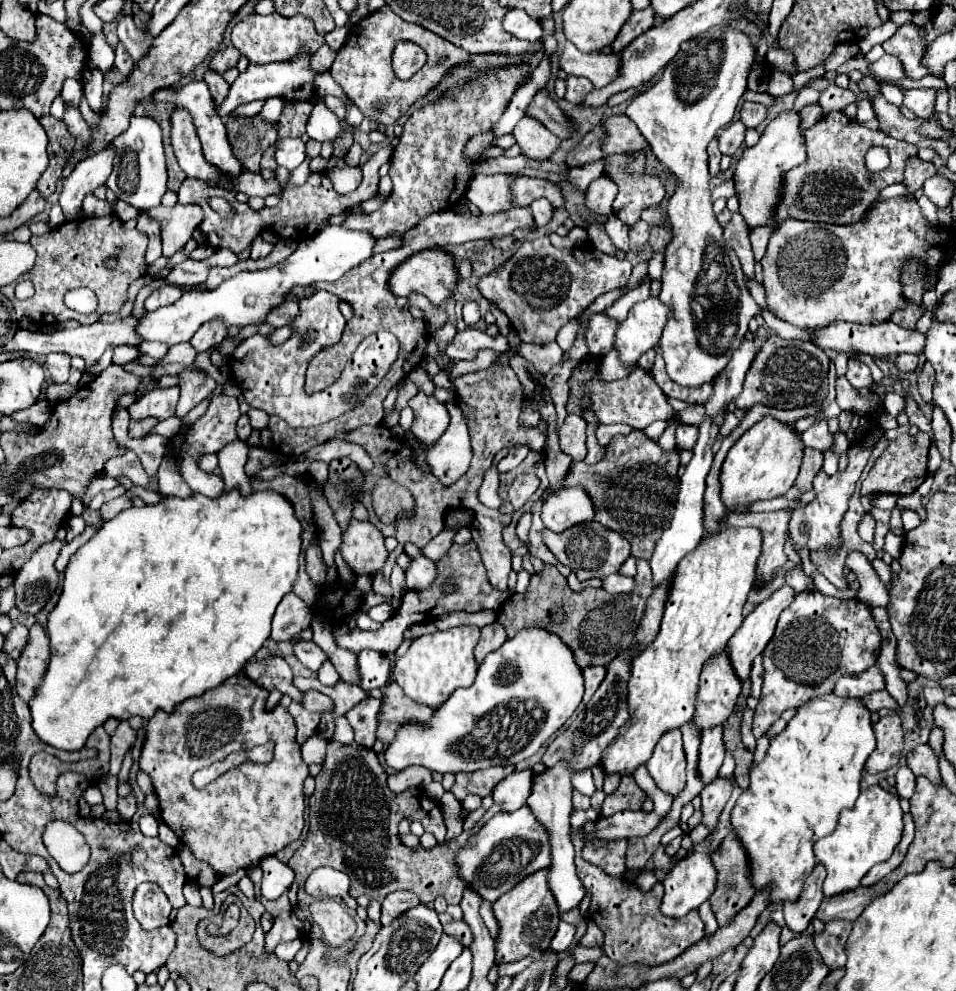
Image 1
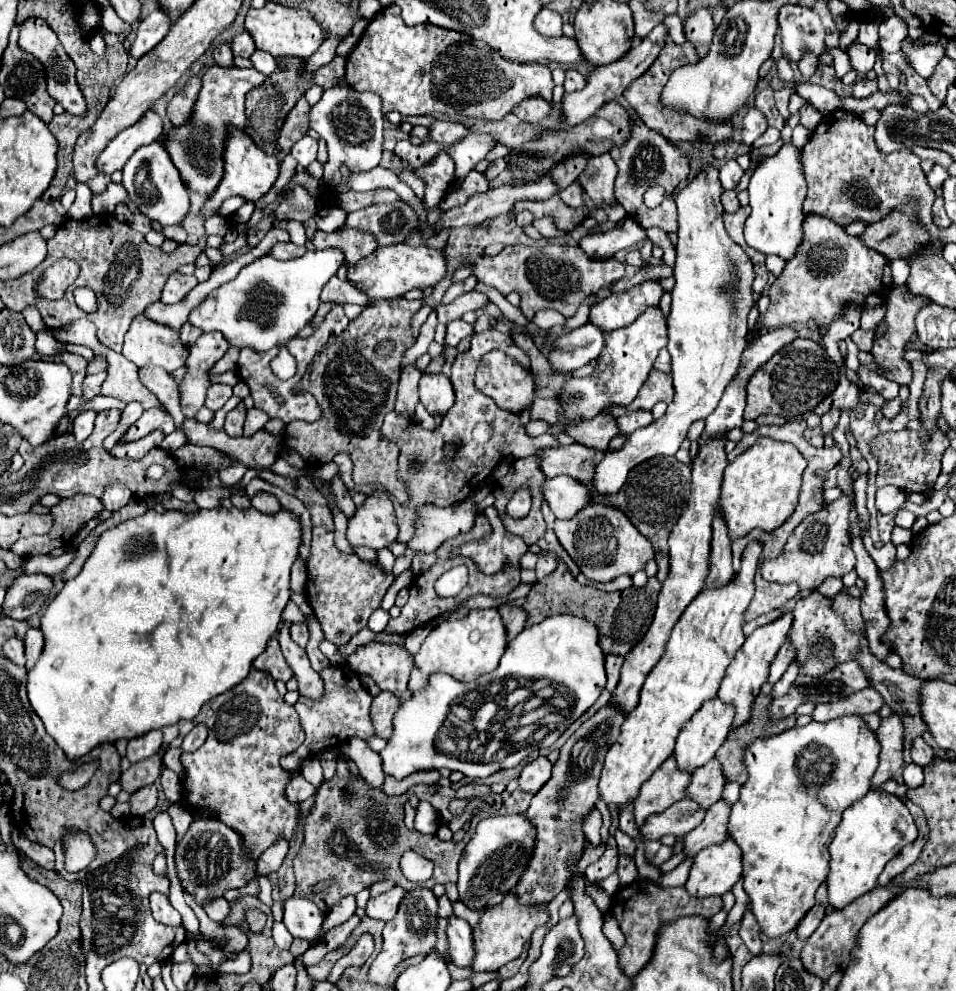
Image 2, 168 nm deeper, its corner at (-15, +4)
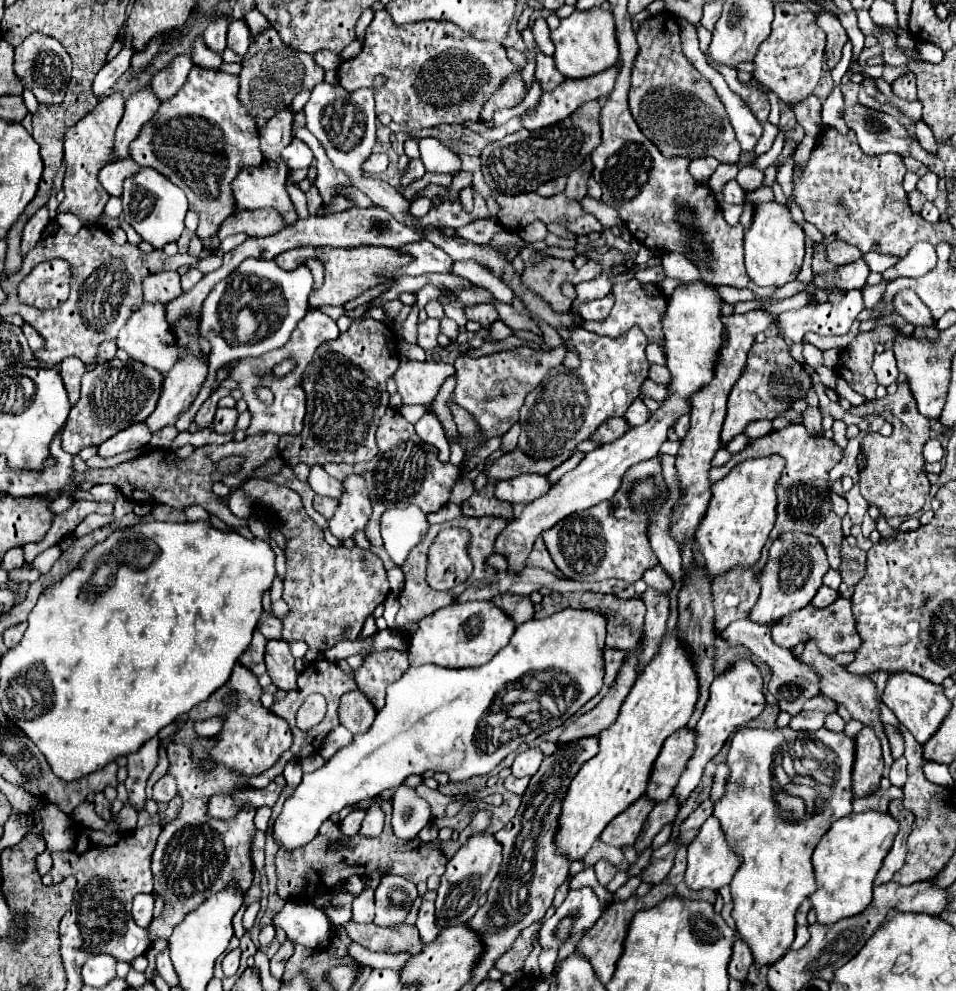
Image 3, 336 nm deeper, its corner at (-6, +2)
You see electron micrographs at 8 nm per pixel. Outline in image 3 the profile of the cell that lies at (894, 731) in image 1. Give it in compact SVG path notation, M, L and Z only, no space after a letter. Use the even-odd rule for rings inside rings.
M864 727L856 735L856 759L852 767L852 791L854 797L866 797L880 789L882 779L882 749L880 741L870 727Z

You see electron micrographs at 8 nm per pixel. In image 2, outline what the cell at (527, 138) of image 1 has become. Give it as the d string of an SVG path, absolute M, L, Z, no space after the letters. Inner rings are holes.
M533 97L533 99L527 99L527 101L519 103L519 105L513 109L513 113L515 113L519 119L523 119L525 123L539 123L541 119L549 117L551 105L549 105L547 101L543 101L543 99L539 99L539 97Z

